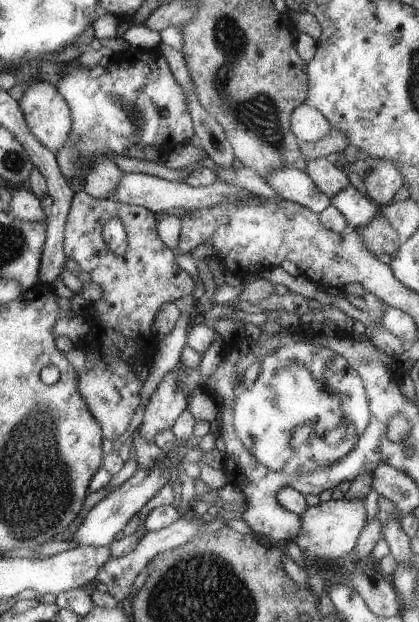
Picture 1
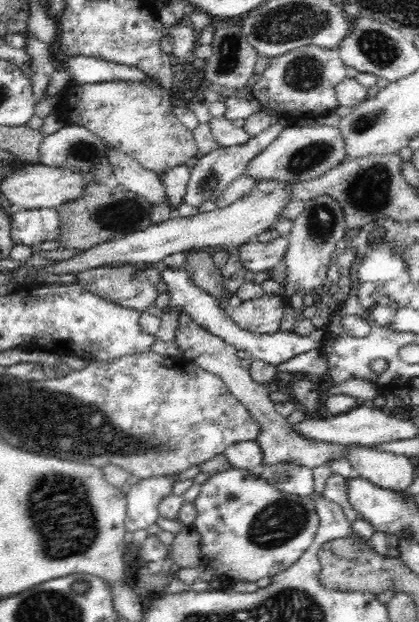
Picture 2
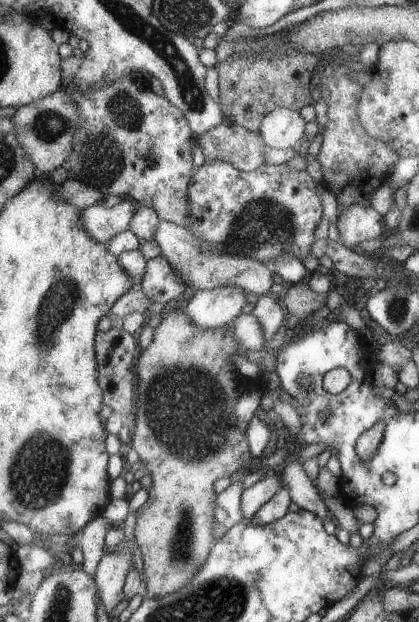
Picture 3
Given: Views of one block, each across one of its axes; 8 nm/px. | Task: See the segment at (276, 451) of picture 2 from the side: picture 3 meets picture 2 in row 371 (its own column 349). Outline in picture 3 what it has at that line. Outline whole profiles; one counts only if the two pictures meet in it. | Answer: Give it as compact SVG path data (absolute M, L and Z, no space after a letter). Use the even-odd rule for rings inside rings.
M354 204L352 208L340 210L336 220L340 234L338 242L354 250L359 243L377 238L380 232L384 232L384 220L376 209L368 206Z

